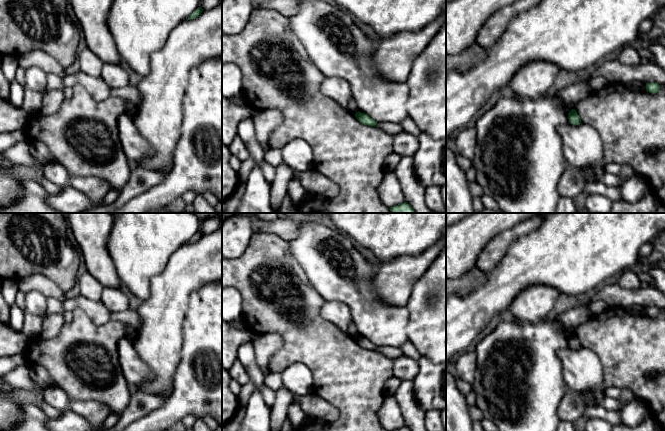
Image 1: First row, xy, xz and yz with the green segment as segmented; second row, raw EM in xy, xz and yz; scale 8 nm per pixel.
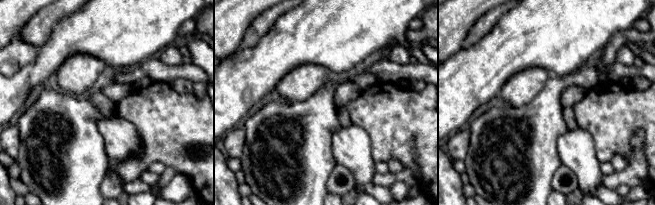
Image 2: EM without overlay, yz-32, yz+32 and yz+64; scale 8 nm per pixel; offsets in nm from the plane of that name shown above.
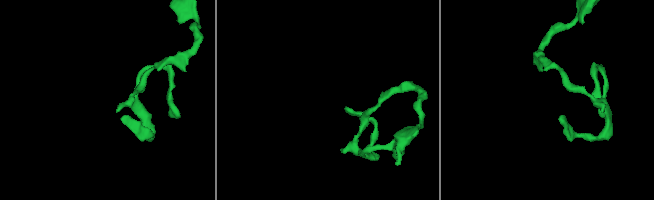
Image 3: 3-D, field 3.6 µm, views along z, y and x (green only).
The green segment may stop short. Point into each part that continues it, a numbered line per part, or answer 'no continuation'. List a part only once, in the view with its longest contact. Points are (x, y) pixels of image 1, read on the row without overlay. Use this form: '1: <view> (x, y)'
no continuation

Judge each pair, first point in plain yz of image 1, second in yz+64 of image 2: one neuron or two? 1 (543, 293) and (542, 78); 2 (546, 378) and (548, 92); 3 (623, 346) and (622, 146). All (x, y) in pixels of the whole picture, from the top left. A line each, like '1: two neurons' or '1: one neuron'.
1: one neuron
2: one neuron
3: one neuron

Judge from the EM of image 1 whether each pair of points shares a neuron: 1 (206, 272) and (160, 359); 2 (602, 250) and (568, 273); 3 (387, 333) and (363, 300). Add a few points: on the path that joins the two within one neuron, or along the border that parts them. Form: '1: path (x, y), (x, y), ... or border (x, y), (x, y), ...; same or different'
1: path (183, 290), (162, 313), (160, 336); same
2: path (594, 250), (591, 250), (576, 265); same
3: path (380, 325), (366, 308); same

